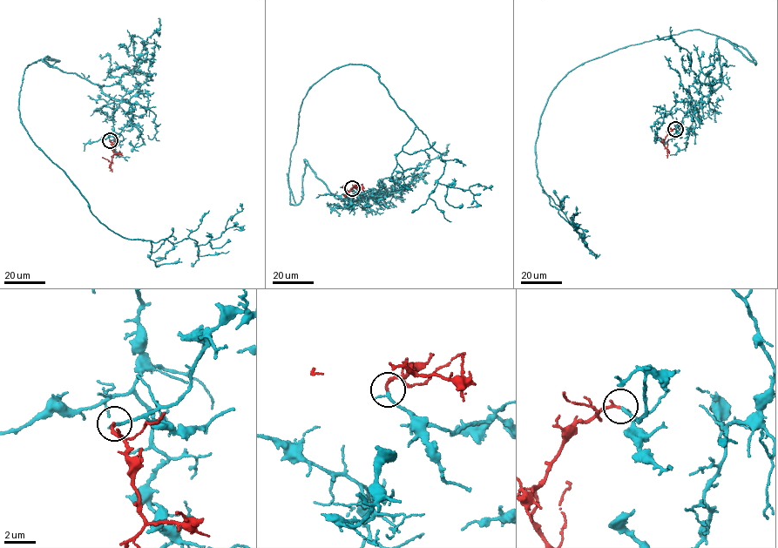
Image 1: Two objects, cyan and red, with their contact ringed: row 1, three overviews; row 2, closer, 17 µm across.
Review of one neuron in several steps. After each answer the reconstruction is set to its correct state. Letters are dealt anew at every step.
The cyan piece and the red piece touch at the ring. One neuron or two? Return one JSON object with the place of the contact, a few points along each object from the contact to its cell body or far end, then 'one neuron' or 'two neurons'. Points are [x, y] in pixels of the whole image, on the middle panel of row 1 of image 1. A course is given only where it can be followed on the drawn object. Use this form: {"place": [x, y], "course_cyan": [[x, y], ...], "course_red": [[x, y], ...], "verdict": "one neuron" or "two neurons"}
{"place": [352, 188], "course_cyan": [[352, 189], [378, 195], [304, 160], [297, 204], [288, 174], [309, 87], [352, 64], [437, 181], [490, 185]], "course_red": [[352, 188], [356, 186], [348, 192], [341, 186]], "verdict": "one neuron"}

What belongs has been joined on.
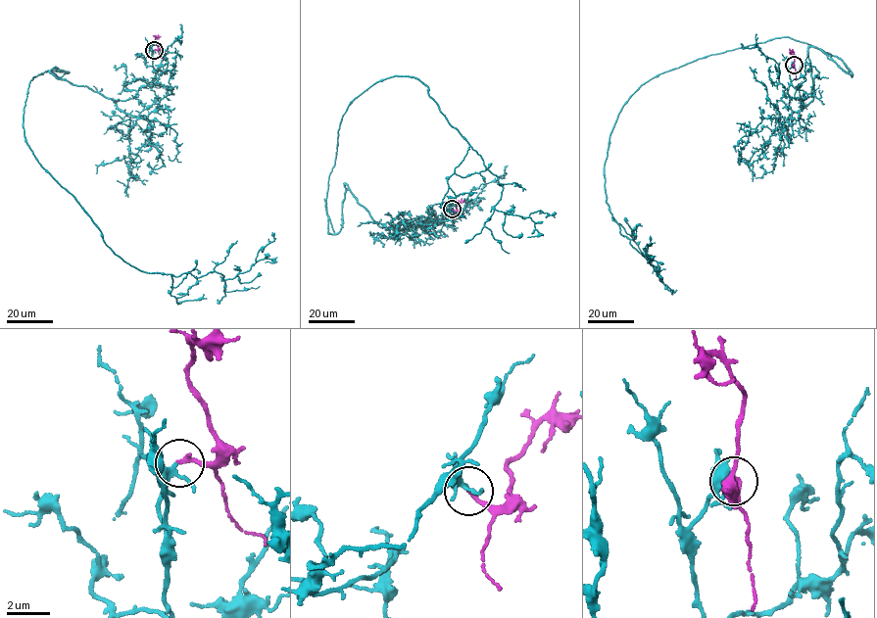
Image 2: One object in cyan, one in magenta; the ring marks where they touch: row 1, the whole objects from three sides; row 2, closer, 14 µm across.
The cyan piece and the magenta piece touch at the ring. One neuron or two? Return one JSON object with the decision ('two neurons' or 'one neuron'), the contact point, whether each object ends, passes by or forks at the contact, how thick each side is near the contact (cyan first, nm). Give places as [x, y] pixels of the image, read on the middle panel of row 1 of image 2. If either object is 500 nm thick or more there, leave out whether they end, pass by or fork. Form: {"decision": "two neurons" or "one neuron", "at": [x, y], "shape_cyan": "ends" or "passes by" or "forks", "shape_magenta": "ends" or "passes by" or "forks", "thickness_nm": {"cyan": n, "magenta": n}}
{"decision": "one neuron", "at": [452, 209], "shape_cyan": "passes by", "shape_magenta": "ends", "thickness_nm": {"cyan": 300, "magenta": 220}}

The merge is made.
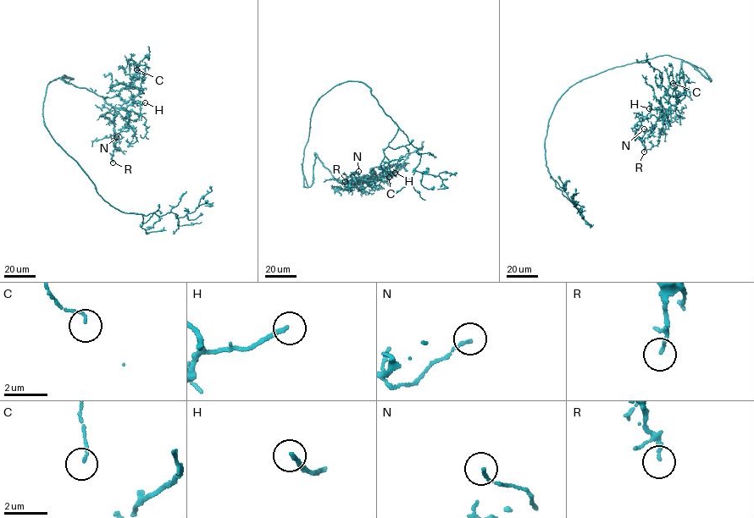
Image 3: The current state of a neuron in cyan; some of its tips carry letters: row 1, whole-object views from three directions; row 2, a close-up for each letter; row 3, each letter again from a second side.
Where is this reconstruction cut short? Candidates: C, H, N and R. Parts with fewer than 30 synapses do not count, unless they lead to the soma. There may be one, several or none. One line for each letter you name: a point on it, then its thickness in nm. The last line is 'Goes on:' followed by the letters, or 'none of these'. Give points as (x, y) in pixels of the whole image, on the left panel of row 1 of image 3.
H: Place: (145, 102). Thickness 180 nm
Goes on: H

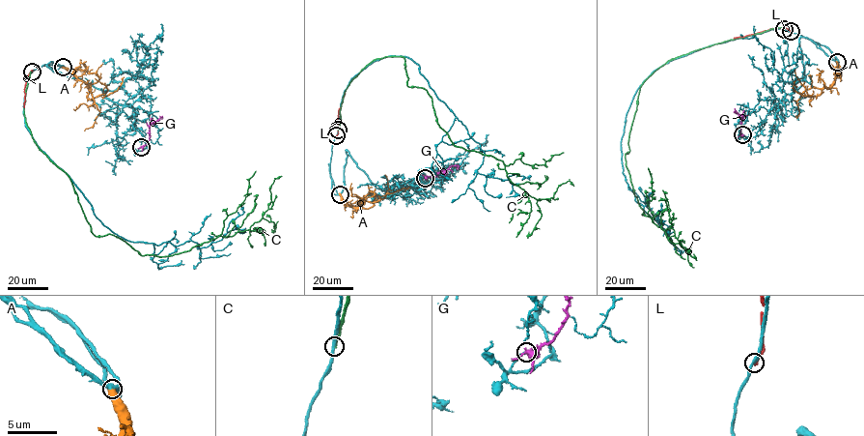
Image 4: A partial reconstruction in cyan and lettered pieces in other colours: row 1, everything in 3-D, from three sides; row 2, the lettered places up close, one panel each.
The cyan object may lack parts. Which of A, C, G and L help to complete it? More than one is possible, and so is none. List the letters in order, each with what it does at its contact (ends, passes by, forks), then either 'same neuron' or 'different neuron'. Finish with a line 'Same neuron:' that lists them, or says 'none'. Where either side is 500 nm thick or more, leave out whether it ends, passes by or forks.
A: different neuron
C: it ends; different neuron
G: it forks; different neuron
L: it ends; different neuron
Same neuron: none

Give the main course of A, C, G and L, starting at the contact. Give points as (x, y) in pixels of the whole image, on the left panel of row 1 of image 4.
A: (63, 67), (88, 84), (89, 100), (117, 90), (124, 76)
C: (31, 72), (31, 136), (69, 179), (92, 234), (142, 255), (248, 229), (281, 175)
G: (141, 147), (150, 139), (149, 126), (161, 119)
L: (32, 72), (26, 79), (24, 107)

